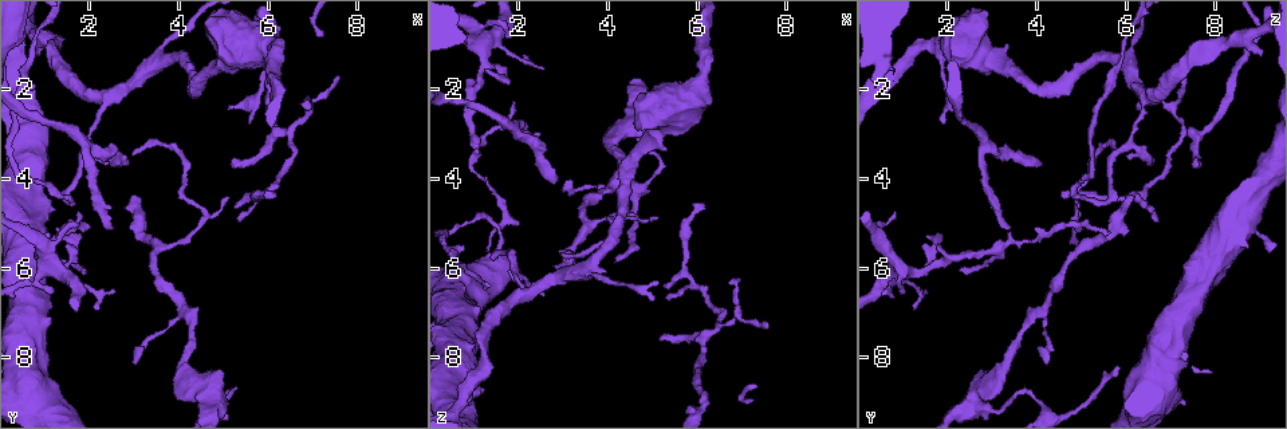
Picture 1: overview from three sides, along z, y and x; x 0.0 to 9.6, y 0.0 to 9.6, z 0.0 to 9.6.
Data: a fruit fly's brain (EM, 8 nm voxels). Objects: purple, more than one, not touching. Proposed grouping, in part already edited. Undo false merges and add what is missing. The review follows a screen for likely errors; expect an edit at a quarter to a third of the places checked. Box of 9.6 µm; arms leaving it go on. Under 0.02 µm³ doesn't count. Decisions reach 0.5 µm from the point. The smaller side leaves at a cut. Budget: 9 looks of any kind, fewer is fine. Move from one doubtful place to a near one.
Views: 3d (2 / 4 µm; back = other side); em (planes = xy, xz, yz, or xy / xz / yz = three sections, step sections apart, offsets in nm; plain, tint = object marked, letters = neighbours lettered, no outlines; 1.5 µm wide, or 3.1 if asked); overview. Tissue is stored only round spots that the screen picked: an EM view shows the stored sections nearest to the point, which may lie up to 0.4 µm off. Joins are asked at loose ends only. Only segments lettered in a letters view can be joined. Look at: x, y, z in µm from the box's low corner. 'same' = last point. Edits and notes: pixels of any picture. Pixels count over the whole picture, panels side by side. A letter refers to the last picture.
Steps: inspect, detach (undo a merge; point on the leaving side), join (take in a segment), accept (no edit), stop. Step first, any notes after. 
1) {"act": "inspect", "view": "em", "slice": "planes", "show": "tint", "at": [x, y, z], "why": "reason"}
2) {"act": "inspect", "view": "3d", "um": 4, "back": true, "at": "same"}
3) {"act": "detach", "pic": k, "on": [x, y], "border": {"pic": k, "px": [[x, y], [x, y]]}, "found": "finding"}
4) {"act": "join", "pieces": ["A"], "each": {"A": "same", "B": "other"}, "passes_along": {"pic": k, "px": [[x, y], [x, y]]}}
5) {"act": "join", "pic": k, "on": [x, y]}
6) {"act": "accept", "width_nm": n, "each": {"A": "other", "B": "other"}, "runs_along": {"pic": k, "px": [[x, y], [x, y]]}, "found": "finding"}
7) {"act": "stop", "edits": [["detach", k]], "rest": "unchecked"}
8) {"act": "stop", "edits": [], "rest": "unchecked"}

{"act": "inspect", "view": "em", "slice": "yz", "step": 8, "show": "letters", "at": [2.85, 3.70, 4.15], "why": "an open end"}

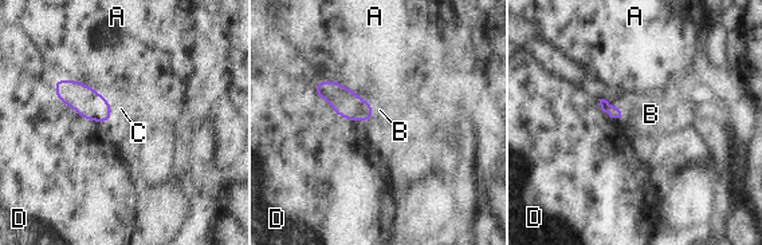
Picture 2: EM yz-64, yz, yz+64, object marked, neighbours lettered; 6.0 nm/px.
{"act": "join", "pieces": ["B"], "each": {"A": "other", "B": "same", "C": "other", "D": "other"}, "passes_along": {"pic": 2, "px": [[346, 103], [372, 113], [380, 110]]}, "found": "the cell continues"}

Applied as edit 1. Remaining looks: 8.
{"act": "inspect", "view": "overview", "why": "see it whole again"}

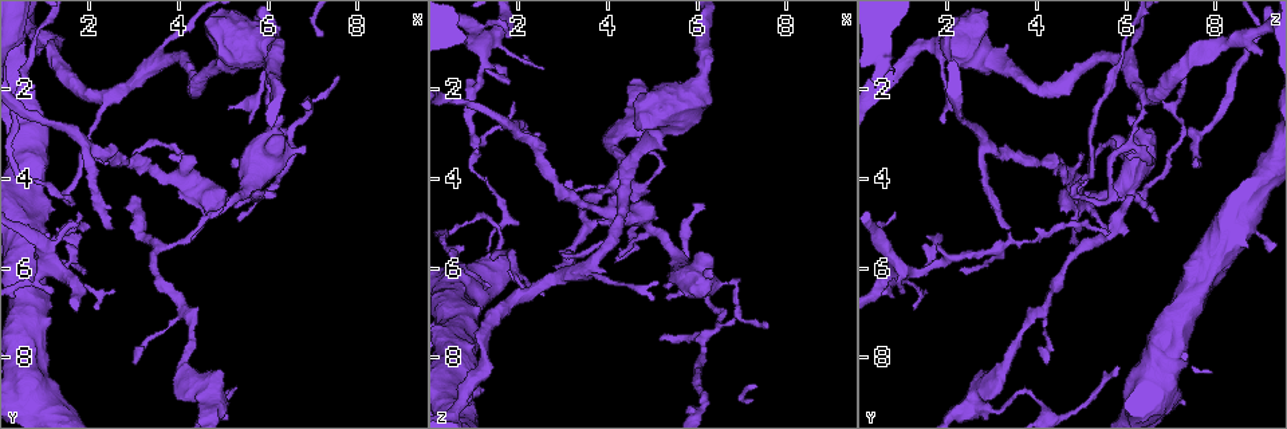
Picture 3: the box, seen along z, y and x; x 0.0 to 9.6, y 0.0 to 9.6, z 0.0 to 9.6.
{"act": "inspect", "view": "em", "slice": "planes", "show": "letters", "at": [2.60, 3.65, 6.55], "why": "branch stops here"}

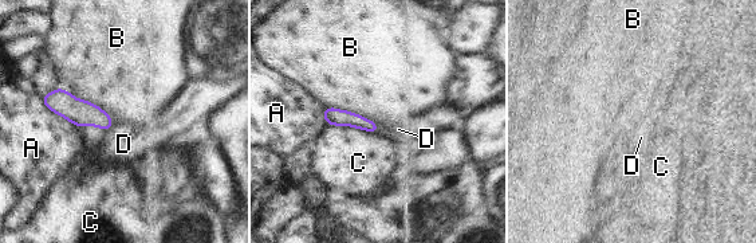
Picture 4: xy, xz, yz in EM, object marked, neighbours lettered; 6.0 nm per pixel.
{"act": "accept", "each": {"A": "other", "B": "other", "C": "other", "D": "other"}, "runs_along": {"pic": 4, "px": [[326, 110], [375, 129]]}, "found": "none of them fits"}

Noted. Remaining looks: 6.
{"act": "inspect", "view": "3d", "um": 2, "at": [6.15, 4.35, 4.55], "why": "an open end"}

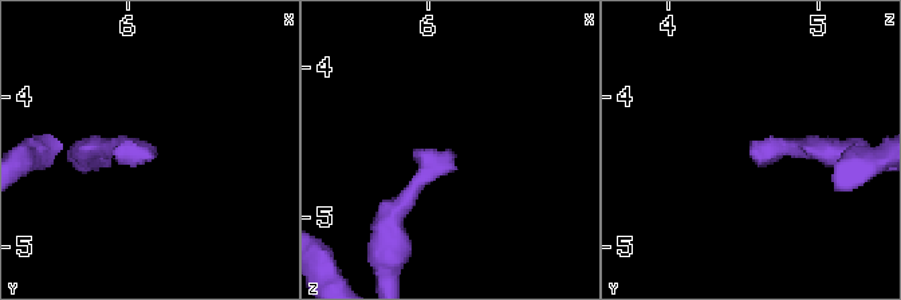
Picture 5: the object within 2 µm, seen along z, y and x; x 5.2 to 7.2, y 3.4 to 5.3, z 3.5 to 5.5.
{"act": "inspect", "view": "em", "slice": "planes", "show": "letters", "at": [6.16, 4.40, 4.58]}

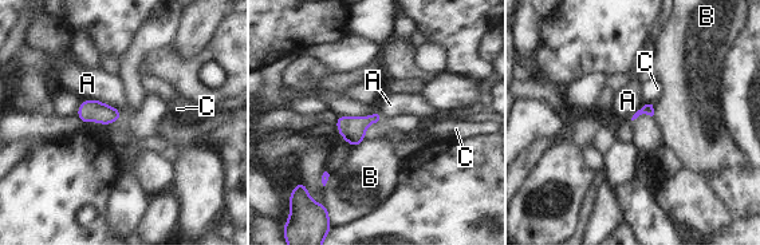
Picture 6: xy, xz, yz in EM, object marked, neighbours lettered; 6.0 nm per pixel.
{"act": "accept", "each": {"A": "other", "B": "other", "C": "other"}, "border": {"pic": 6, "px": [[83, 98], [111, 105], [123, 115]]}, "found": "no lettered segment goes on from it"}

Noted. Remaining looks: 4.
{"act": "stop", "edits": [["join", 2]], "rest": "unchecked"}

